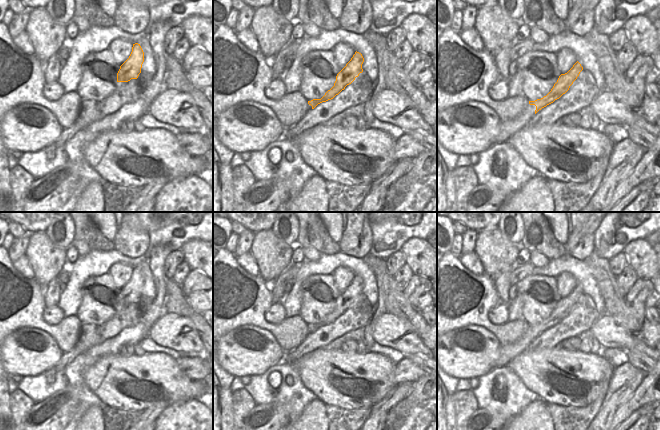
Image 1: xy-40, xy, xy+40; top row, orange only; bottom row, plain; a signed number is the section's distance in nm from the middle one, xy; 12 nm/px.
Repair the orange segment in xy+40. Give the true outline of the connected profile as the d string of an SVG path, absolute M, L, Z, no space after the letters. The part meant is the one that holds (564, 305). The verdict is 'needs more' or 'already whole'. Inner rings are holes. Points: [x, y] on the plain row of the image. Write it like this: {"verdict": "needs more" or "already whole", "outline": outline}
{"verdict": "needs more", "outline": "M577 285L567 297L559 300L557 306L546 320L535 325L529 325L526 333L519 340L508 345L501 345L500 354L496 360L495 367L507 365L509 361L523 351L524 347L533 338L536 338L539 334L553 327L565 318L582 294L583 291Z"}

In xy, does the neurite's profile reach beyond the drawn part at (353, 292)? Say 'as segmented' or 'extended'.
extended

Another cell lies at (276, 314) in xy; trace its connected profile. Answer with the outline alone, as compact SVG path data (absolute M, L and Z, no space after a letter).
M281 302L273 303L269 310L265 313L265 319L274 325L283 322L285 318L285 309Z

